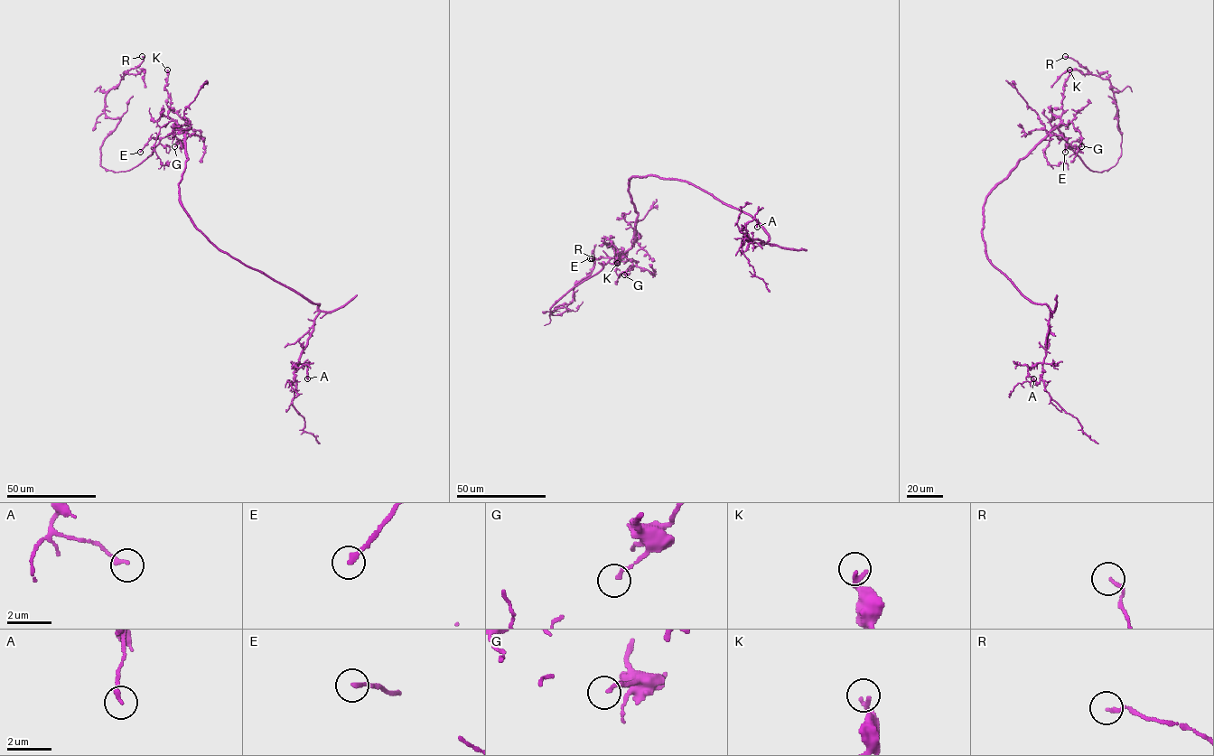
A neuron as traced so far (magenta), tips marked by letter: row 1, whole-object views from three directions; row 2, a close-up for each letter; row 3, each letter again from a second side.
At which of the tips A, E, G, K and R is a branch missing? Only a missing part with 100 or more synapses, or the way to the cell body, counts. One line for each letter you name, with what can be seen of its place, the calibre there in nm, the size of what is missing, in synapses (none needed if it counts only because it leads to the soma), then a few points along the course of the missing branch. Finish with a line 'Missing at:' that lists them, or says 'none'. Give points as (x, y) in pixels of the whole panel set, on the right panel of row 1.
Missing at: none

